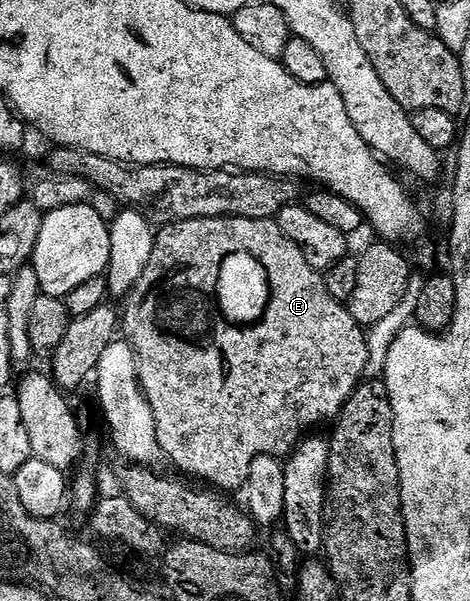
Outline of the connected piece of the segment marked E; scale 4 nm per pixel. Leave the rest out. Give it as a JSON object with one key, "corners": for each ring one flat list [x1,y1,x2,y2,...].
{"corners":[[202,218,162,227,155,236,153,256,149,256,149,264,145,264,141,280,137,280,134,290,126,295,125,302,127,311,124,309,121,314,121,330,125,340,134,348,135,357,139,359,139,387,143,389,153,412,162,457,168,458,177,469,208,482,211,485,208,487,219,492,242,491,247,485,253,460,259,456,286,459,314,431,311,430,314,426,338,419,351,393,364,381,367,372,369,348,364,327,353,320,350,309,344,303,329,296,326,277,311,267,309,260,305,260,305,252,301,252,301,248,297,248,297,244,293,244,285,232,281,232,275,218]]}

